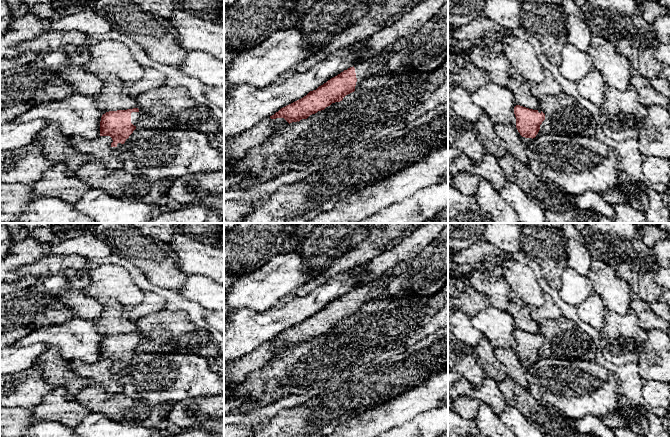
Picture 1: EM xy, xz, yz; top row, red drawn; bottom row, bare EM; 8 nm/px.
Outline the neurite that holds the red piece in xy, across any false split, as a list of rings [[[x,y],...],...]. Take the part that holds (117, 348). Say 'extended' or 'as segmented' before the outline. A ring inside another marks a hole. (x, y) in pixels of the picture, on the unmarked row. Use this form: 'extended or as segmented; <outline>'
extended; [[[138,332],[106,336],[101,341],[100,360],[110,360],[113,364],[111,371],[124,368],[136,353],[141,339]]]

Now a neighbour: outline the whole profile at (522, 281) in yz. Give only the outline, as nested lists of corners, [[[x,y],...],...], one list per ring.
[[[512,257],[503,261],[503,279],[514,295],[532,307],[541,307],[545,302],[545,293],[541,289],[532,269]]]

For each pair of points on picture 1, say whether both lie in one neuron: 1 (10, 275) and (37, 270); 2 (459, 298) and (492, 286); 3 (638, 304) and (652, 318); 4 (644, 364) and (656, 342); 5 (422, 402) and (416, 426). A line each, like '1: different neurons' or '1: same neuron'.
1: different neurons
2: different neurons
3: same neuron
4: same neuron
5: different neurons

